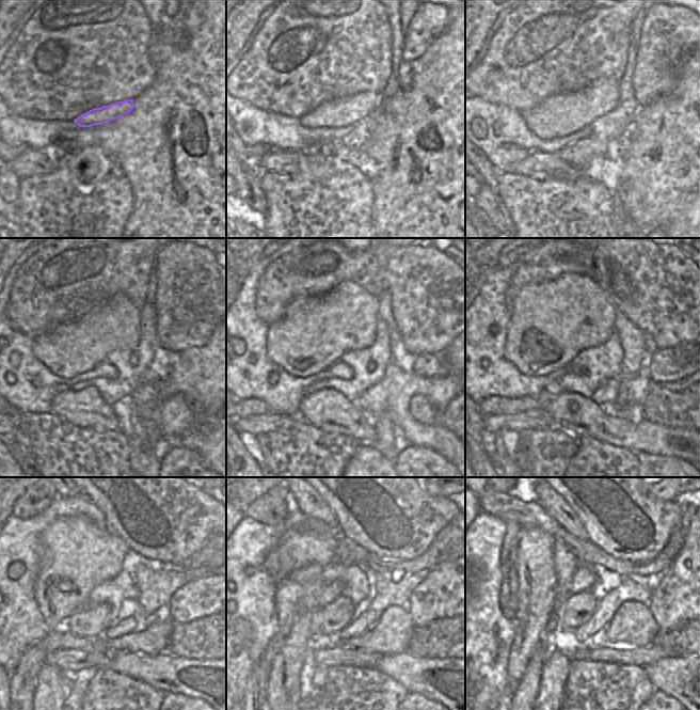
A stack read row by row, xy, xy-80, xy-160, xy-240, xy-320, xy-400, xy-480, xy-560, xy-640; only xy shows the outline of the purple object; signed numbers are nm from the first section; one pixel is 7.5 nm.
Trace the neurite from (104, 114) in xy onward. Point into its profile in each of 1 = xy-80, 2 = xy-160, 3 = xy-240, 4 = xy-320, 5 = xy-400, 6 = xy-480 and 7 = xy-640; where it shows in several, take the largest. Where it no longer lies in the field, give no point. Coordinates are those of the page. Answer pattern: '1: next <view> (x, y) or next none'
1: next xy-80 (347, 111)
2: next xy-160 (557, 115)
3: next xy-240 (69, 349)
4: next xy-320 (315, 331)
5: next xy-400 (551, 322)
6: next xy-480 (77, 555)
7: next none

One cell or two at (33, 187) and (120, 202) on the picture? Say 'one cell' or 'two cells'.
one cell

